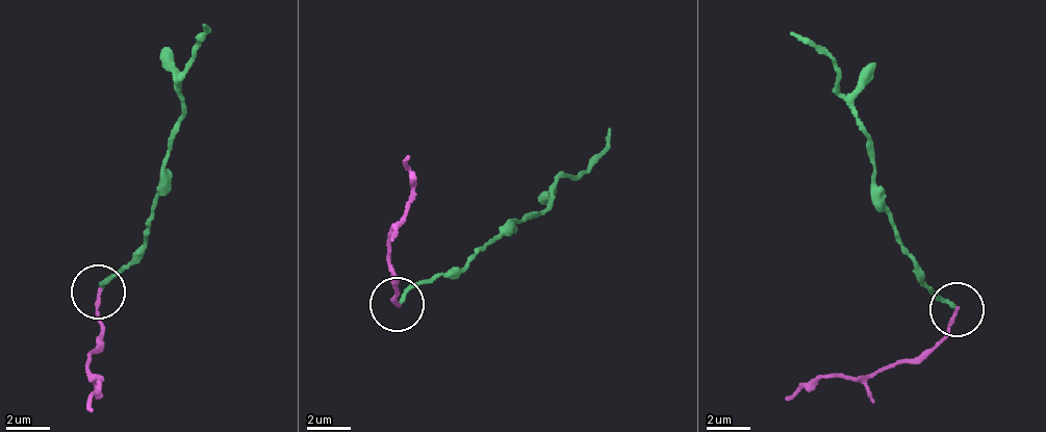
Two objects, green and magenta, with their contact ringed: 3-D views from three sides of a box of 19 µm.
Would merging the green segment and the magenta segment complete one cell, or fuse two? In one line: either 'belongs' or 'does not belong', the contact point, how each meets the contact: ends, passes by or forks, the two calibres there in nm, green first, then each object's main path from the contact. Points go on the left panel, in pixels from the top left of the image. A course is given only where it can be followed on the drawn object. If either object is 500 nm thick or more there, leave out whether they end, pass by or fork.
does not belong; at (98, 291); green ends there; magenta ends there; 170 nm thick on the green side, 160 nm on the other; green runs (100, 293), (152, 228), (190, 47), (203, 22); magenta runs (100, 293), (95, 348), (85, 364), (98, 380), (90, 412)

